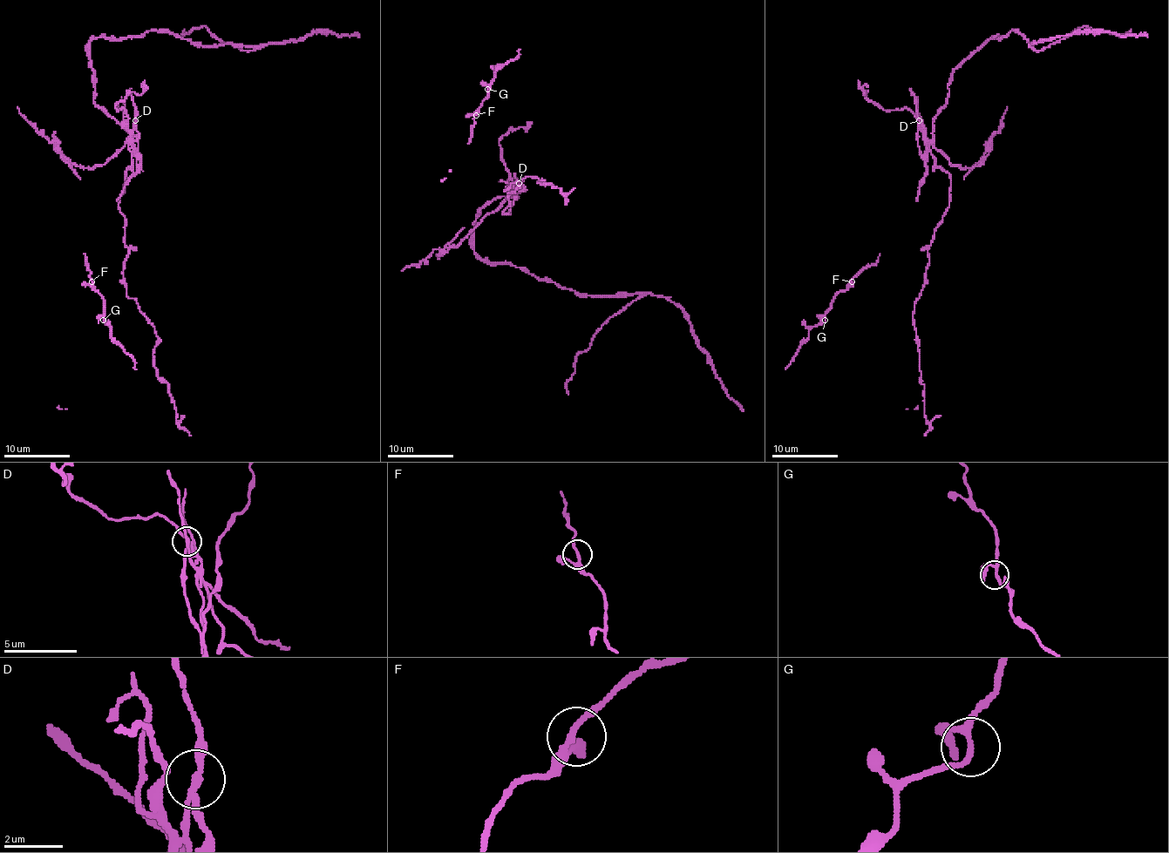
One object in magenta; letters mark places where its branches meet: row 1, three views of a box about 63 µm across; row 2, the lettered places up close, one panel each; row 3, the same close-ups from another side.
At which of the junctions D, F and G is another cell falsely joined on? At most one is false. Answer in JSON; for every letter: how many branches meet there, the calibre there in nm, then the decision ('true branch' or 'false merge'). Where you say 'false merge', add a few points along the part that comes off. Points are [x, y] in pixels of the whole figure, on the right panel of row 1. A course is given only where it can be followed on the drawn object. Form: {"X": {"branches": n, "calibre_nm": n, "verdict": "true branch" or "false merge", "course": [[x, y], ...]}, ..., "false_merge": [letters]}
{"D": {"branches": 3, "calibre_nm": 160, "verdict": "false merge", "course": [[919, 119], [927, 148], [951, 73], [1010, 30], [1030, 45], [1081, 32], [1147, 37]]}, "F": {"branches": 3, "calibre_nm": 200, "verdict": "true branch"}, "G": {"branches": 3, "calibre_nm": 190, "verdict": "true branch"}, "false_merge": ["D"]}

